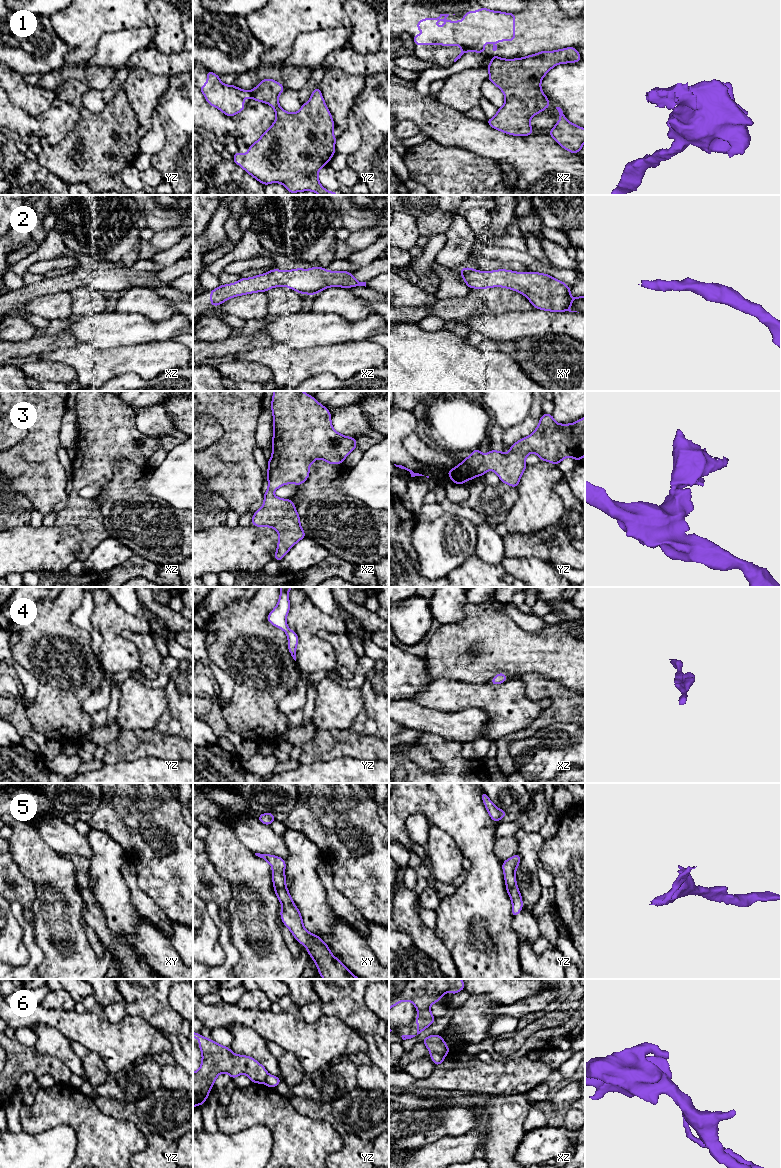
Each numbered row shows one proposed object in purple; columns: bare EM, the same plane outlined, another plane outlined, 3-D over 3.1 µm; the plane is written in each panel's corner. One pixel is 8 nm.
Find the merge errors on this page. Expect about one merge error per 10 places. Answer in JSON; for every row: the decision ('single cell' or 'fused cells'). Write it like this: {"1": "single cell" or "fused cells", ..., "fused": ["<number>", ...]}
{"1": "fused cells", "2": "single cell", "3": "single cell", "4": "single cell", "5": "single cell", "6": "fused cells", "fused": ["1", "6"]}

